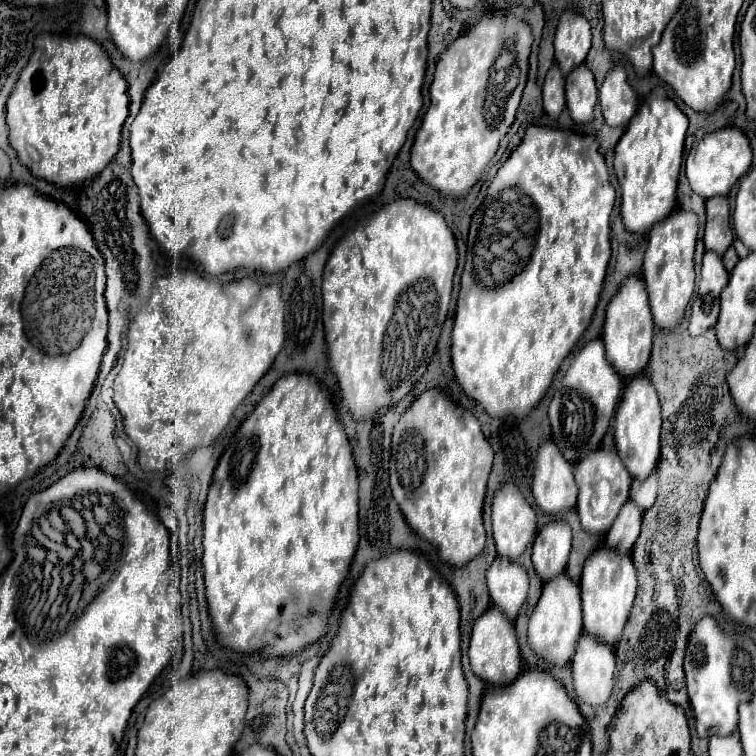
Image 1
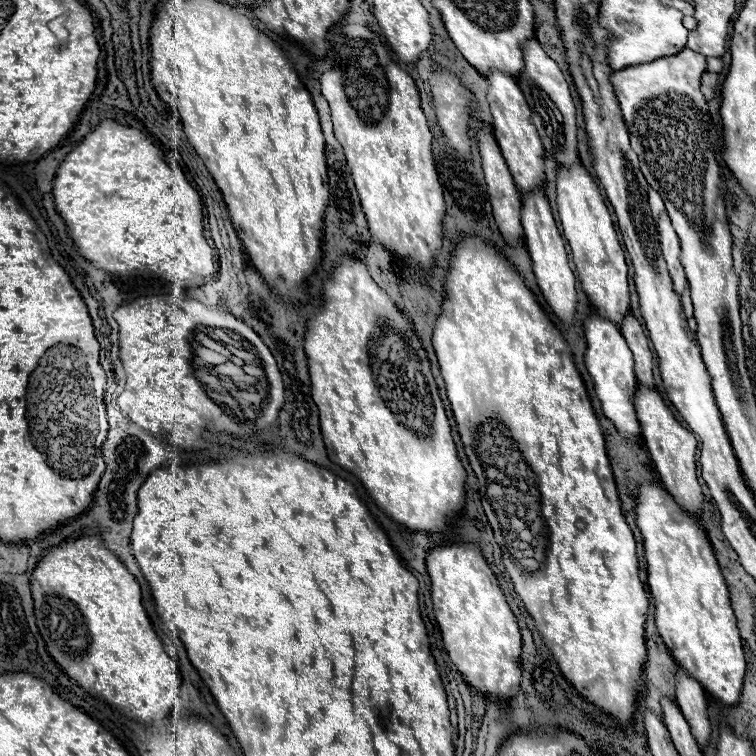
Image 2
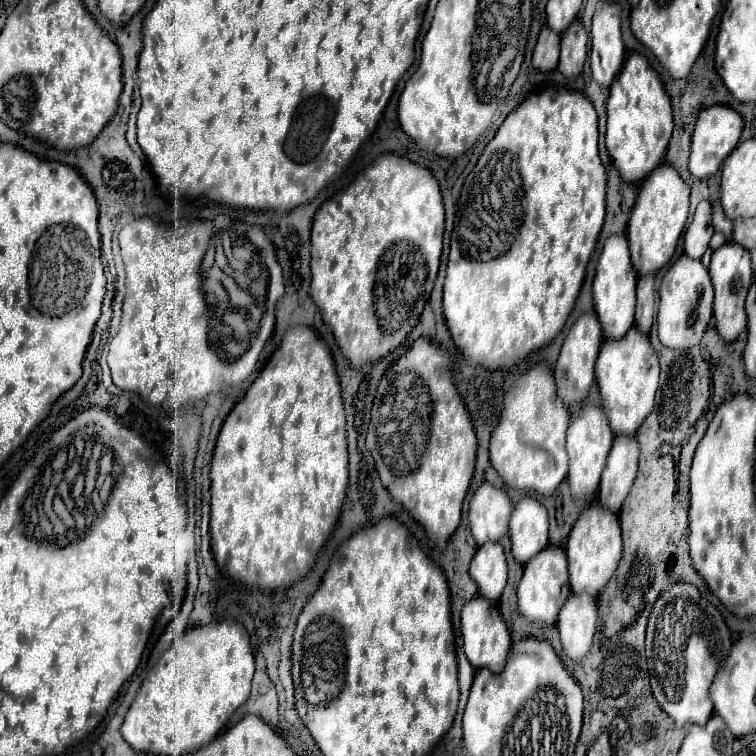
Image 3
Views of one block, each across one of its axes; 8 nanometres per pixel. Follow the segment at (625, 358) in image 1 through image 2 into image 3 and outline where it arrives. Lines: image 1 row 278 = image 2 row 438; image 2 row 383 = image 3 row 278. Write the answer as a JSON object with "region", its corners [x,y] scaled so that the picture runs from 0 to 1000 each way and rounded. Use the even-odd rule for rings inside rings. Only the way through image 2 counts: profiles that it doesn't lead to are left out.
{"region":[[[810,310],[791,341],[788,365],[783,376],[783,392],[786,392],[786,407],[796,429],[799,447],[823,447],[831,434],[839,429],[839,405],[841,405],[841,368],[836,347],[833,347],[833,331],[831,317],[825,310]]]}

